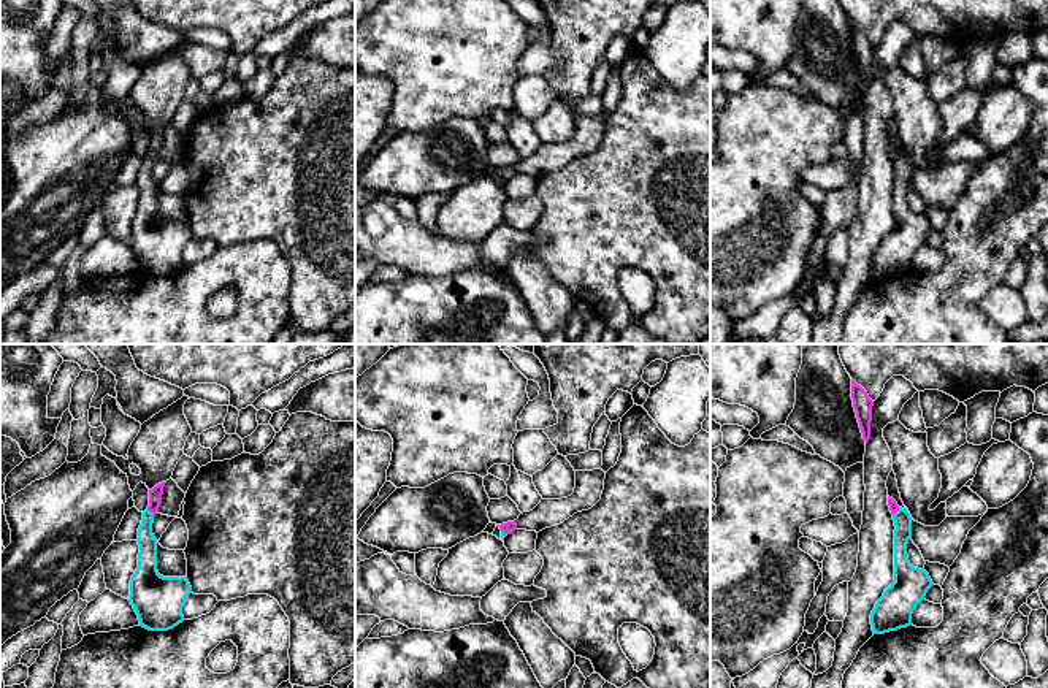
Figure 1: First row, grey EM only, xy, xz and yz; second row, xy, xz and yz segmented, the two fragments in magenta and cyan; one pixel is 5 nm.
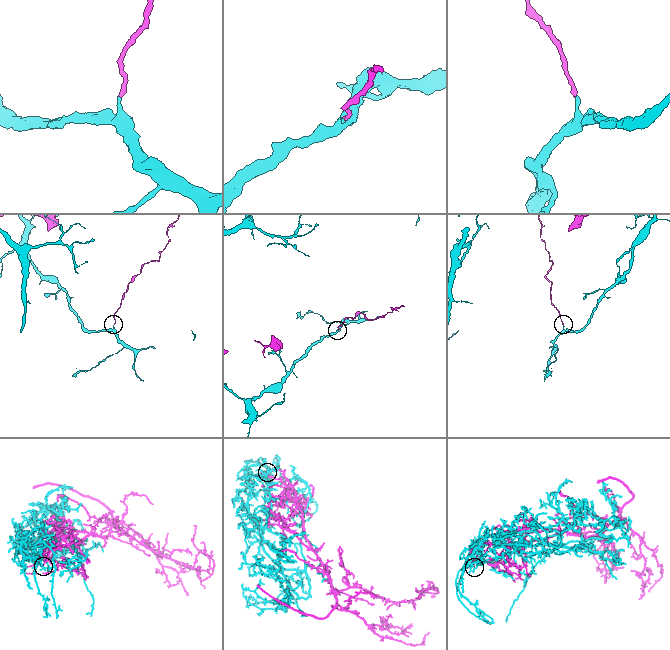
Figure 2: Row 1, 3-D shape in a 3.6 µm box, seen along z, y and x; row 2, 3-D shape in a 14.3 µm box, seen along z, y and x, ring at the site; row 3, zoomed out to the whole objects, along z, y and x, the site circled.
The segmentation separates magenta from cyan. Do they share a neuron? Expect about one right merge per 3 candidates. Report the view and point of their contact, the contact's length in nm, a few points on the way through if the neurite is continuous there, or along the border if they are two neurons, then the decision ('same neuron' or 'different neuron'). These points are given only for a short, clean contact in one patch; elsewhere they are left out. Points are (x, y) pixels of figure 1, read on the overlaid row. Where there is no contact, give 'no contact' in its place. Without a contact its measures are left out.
contact xy (151, 511); length 50 nm; border xy (146, 509), (154, 514); different neuron

